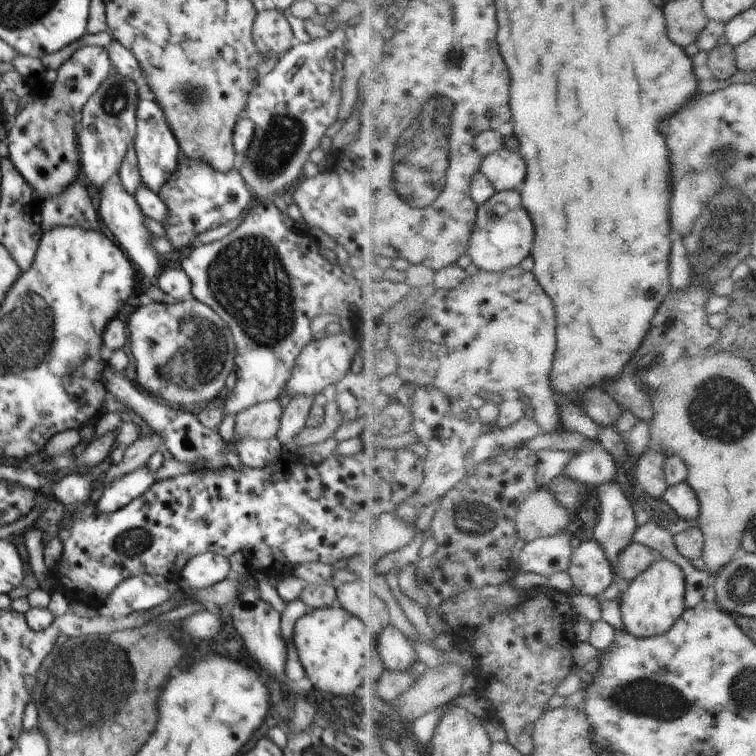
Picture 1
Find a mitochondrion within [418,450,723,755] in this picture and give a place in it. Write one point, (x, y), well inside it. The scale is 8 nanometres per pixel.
(642, 698)

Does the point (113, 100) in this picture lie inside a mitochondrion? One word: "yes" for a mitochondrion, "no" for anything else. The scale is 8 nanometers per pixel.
yes

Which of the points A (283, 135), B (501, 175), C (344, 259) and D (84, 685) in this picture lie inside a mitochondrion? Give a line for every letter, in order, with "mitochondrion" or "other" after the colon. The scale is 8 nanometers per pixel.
A: mitochondrion
B: other
C: other
D: mitochondrion

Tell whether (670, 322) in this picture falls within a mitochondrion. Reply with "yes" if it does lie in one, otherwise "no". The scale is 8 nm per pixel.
yes

